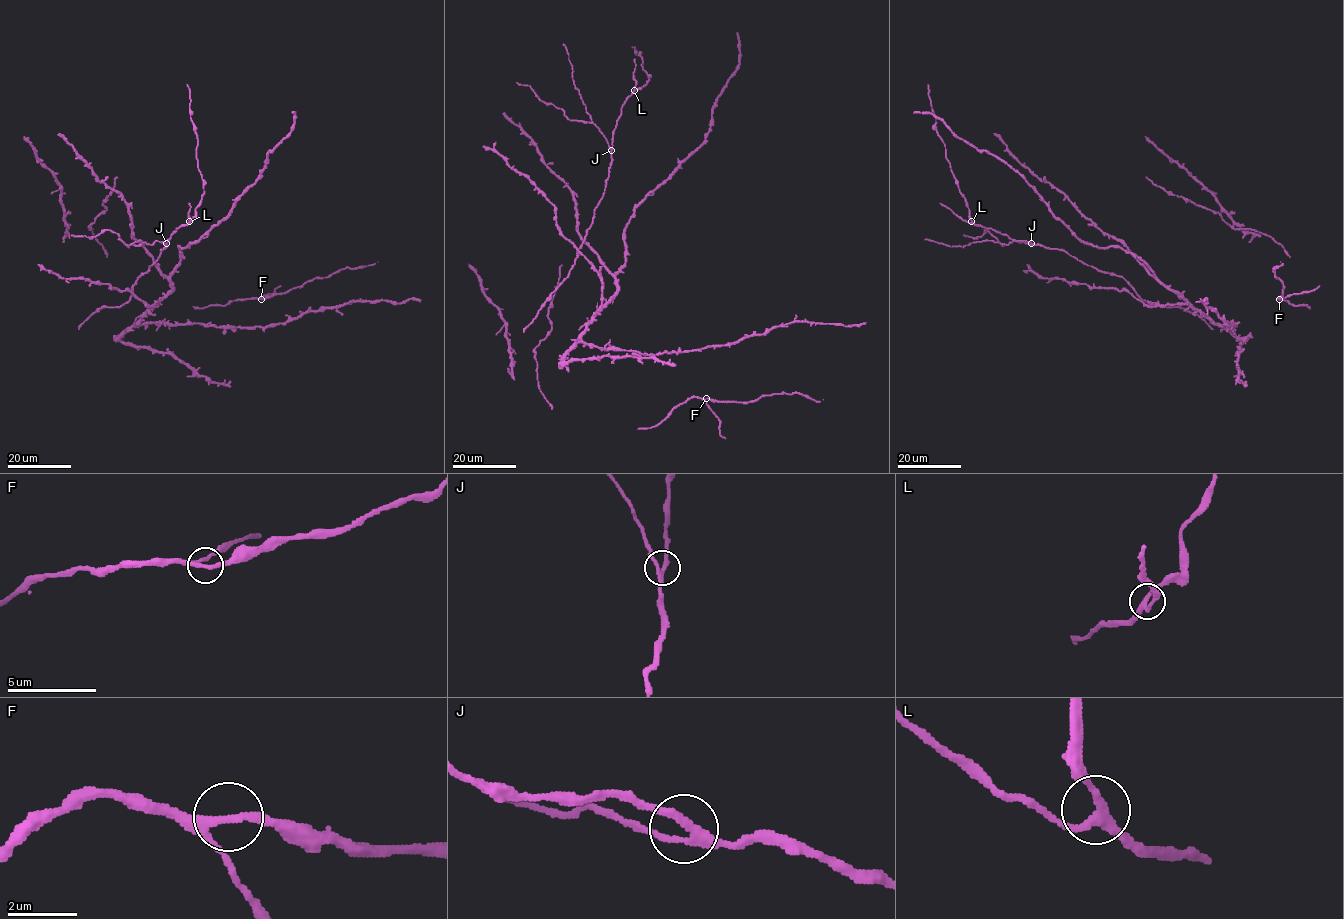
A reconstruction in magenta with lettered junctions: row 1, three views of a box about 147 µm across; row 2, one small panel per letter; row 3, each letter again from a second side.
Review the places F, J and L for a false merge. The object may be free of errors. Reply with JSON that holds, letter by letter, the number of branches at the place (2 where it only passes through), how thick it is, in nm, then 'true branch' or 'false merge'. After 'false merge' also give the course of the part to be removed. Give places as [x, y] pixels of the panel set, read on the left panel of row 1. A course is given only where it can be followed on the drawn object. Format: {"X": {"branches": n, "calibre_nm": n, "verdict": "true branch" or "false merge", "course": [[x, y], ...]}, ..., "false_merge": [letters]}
{"F": {"branches": 3, "calibre_nm": 200, "verdict": "true branch"}, "J": {"branches": 3, "calibre_nm": 220, "verdict": "true branch"}, "L": {"branches": 3, "calibre_nm": 240, "verdict": "true branch"}, "false_merge": []}

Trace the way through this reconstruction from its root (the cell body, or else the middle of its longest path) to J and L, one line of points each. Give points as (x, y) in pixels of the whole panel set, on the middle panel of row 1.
J: (604, 304), (602, 277), (577, 250), (604, 193), (611, 150)
L: (604, 304), (602, 277), (577, 250), (604, 193), (612, 131), (624, 101), (634, 90)

